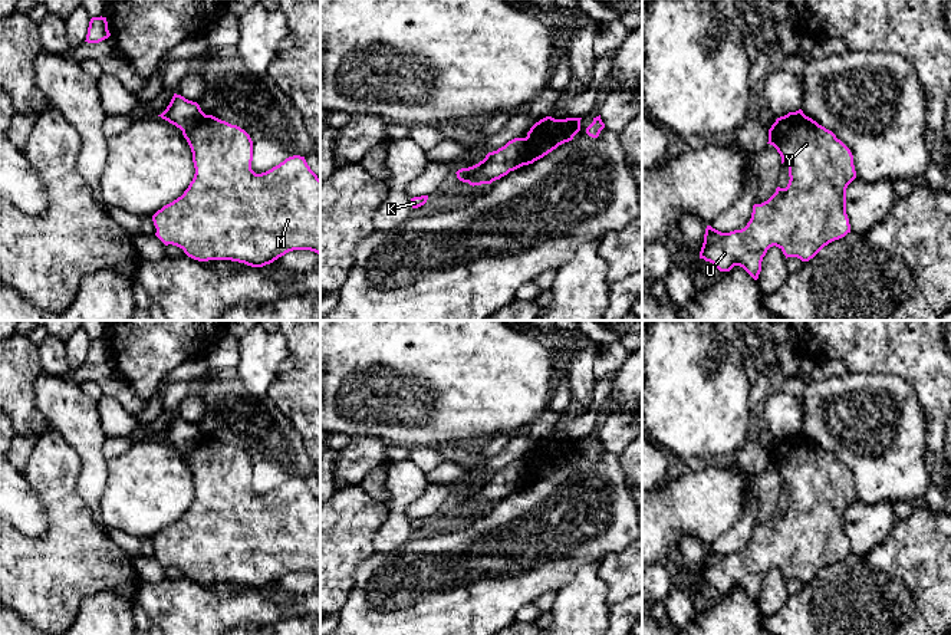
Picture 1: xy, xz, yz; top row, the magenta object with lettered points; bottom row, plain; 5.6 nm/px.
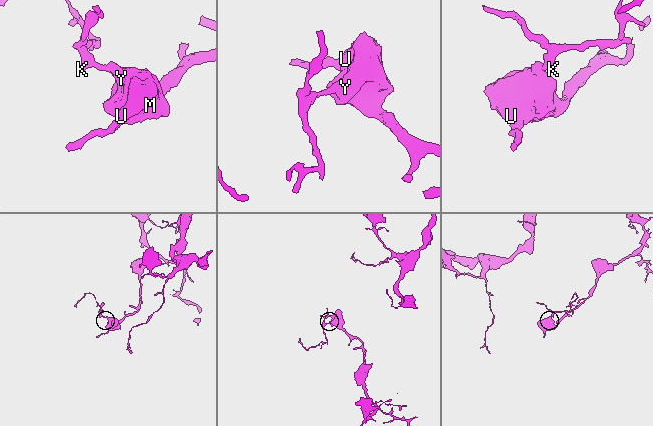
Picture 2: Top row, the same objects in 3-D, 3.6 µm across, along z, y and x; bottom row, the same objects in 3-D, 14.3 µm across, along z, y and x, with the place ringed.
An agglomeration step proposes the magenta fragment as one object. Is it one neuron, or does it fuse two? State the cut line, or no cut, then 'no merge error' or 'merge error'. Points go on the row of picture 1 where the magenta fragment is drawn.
cut xz (523, 138), (526, 144), (525, 164); merge error

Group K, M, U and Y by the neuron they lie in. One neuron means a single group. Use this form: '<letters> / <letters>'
K / M U Y

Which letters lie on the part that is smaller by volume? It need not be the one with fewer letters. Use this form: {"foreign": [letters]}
{"foreign": ["K"]}

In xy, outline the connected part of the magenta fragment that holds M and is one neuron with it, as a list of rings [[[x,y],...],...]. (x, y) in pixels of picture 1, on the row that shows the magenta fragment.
[[[205,115],[194,129],[184,132],[195,174],[181,197],[164,205],[152,215],[155,236],[172,244],[198,261],[231,260],[251,267],[263,267],[293,250],[310,250],[320,254],[320,180],[305,157],[293,155],[272,170],[256,174],[251,170],[253,141],[237,125]]]

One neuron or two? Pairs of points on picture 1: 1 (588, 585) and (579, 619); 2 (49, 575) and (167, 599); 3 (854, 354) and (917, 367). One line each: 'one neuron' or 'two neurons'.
1: one neuron
2: two neurons
3: one neuron

